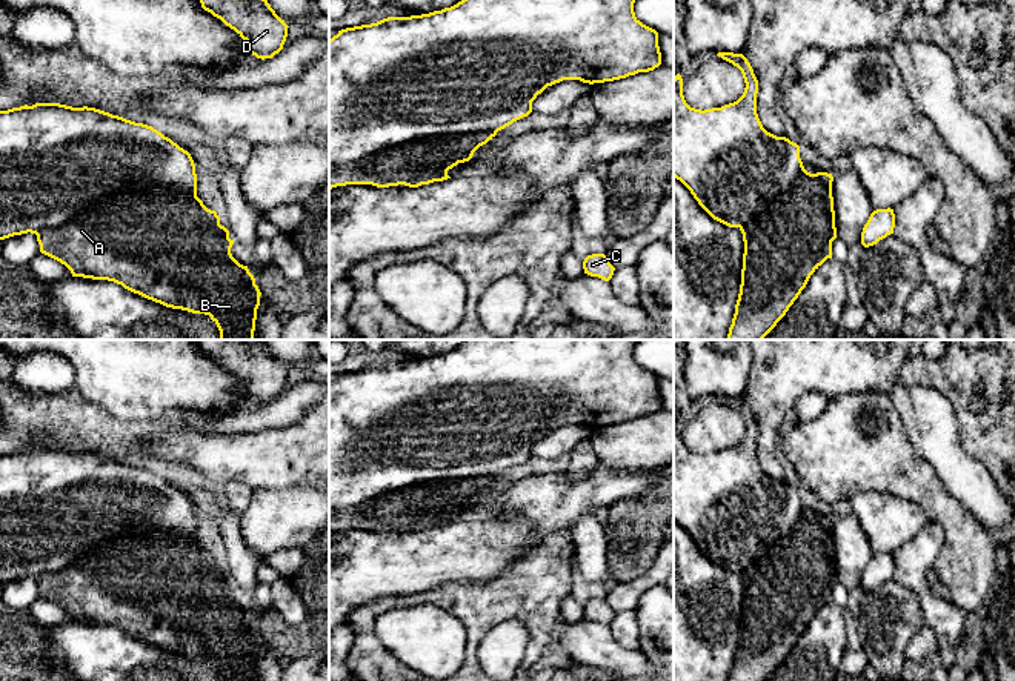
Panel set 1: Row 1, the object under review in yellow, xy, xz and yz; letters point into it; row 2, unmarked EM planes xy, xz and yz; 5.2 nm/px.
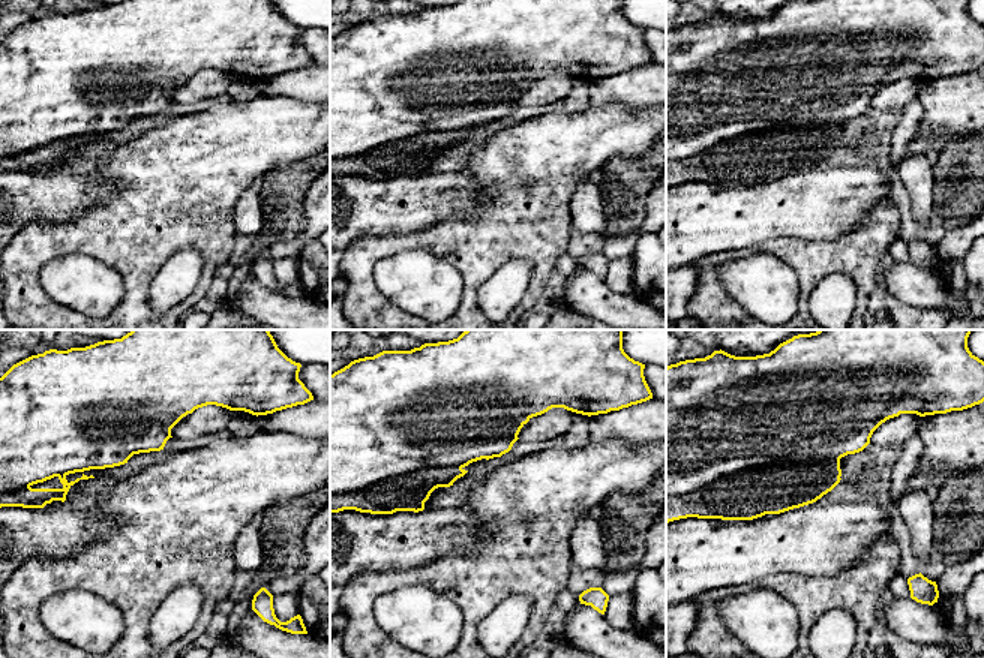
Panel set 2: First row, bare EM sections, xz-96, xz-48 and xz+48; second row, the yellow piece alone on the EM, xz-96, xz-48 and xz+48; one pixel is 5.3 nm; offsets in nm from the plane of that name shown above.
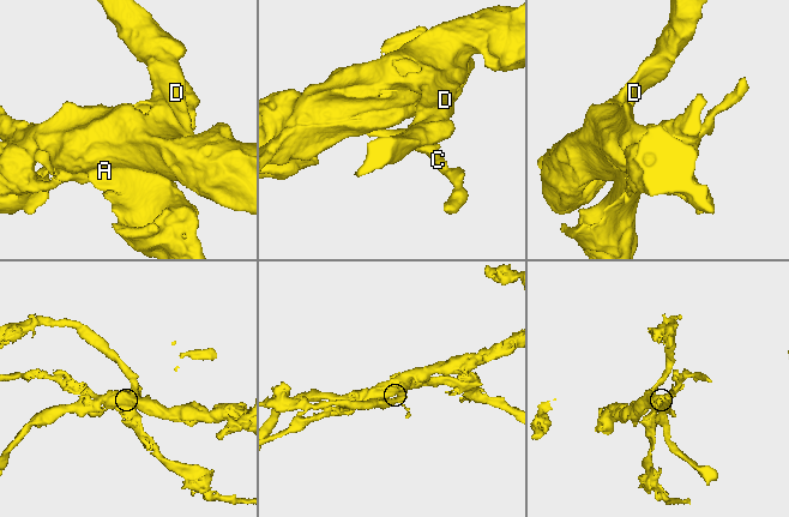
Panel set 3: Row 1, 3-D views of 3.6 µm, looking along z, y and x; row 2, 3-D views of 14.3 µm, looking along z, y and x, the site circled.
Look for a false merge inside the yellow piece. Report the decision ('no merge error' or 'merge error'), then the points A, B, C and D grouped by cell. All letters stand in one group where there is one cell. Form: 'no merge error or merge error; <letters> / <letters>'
merge error; A B / C D

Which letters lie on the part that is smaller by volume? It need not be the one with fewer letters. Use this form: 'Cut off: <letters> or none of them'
Cut off: A, B

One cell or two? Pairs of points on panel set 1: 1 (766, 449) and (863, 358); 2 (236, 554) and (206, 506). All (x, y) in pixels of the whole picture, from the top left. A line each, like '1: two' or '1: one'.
1: one
2: one

